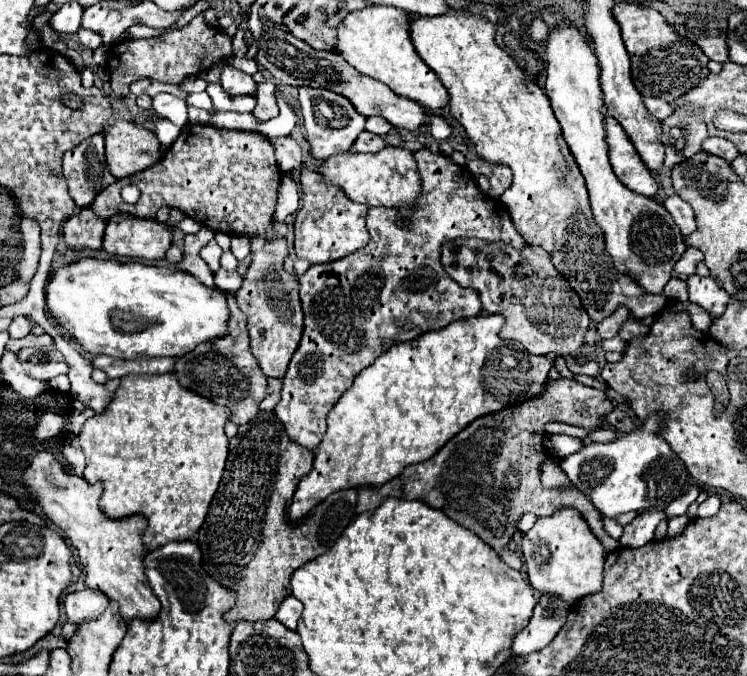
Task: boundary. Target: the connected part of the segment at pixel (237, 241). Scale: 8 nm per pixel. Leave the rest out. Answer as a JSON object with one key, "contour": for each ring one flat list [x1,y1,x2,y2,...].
{"contour":[[232,236,232,254,238,260,244,260,250,254,250,246,248,246,248,238,246,236]]}

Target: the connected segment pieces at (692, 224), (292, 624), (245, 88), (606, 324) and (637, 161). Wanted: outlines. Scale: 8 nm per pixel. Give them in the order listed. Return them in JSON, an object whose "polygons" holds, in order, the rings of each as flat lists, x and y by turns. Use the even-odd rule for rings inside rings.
{"polygons":[[[670,196,664,200,664,208,672,214,674,222,680,226,682,236,686,238,688,234,692,234,696,230,696,220,694,220,694,212,690,208,690,204,686,204,680,196]],[[286,596,282,600,282,604,278,606,278,612,276,612,276,618,290,630,296,630,296,622,302,614,302,602,296,600,294,596]],[[230,66,222,68,220,84,230,96,256,96,256,80,250,74,234,70]],[[618,306,608,318,602,320,602,326,596,326,598,334,600,334,602,338,612,338,612,336,616,336,618,330,620,330,620,326,622,326,622,322,628,318,628,314,630,314,630,312,626,310,626,306]],[[604,112,604,116,606,116,608,154,610,154,610,164,614,168,614,174,626,188,650,198,656,196,658,182,654,180,652,172,646,168,646,164,638,156,634,144,630,142,622,126,610,114]]]}

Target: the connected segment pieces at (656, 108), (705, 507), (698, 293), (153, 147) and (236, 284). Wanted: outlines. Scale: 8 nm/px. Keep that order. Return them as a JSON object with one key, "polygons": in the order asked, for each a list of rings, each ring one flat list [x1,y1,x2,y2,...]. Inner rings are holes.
{"polygons":[[[644,98,644,104,646,104,648,112,650,112,652,116,656,116,660,122,666,120,666,118,674,112,672,104,668,104,668,102,660,100,660,98]],[[708,496,708,500,704,500,704,502,698,506,698,516,704,518,704,516,714,516,714,514,718,514,720,504,722,504,722,500,720,500,718,496]],[[692,274,688,278,688,294,690,294,690,302,702,306,704,310,708,310,714,318,720,316,730,300,730,296,726,296,726,290,722,288,722,284,718,284,718,280,714,280,714,276,698,276]],[[118,120,106,132,106,162,116,178,126,178,158,162,162,144,148,128]],[[220,268,218,272,214,272,214,282,222,290,236,292,240,288,240,284,242,284,242,276,238,272,228,272,228,270]]]}

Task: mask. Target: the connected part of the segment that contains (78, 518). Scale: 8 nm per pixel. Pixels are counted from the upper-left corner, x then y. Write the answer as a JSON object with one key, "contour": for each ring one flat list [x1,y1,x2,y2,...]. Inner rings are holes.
{"contour":[[46,450,34,454,28,468,22,472,22,486,28,490,28,494,34,498,34,502,42,508,46,518,50,522,54,522,66,534,68,542,78,550,82,572,84,572,84,582,86,582,88,588,100,590,110,600,116,600,118,606,120,606,120,614,122,614,122,618,126,622,136,618,136,616,150,620,152,616,156,616,160,612,160,602,152,594,152,590,148,588,144,568,142,568,142,558,146,554,146,548,144,548,144,544,140,540,140,534,146,528,146,518,142,514,134,514,134,516,126,516,126,518,118,518,118,520,108,518,98,508,98,500,102,496,102,482,90,484,82,476,76,476,74,472,66,472,64,466,54,458,54,454,46,452]]}

